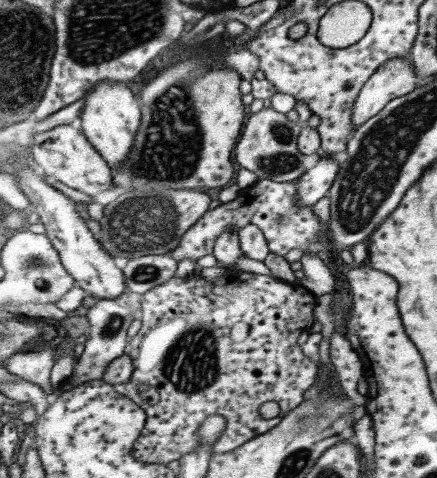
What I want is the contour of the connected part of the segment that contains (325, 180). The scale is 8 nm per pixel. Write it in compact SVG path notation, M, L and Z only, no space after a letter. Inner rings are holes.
M319 155L316 163L304 172L297 184L297 206L313 206L319 198L327 195L339 174L340 164L333 155Z

